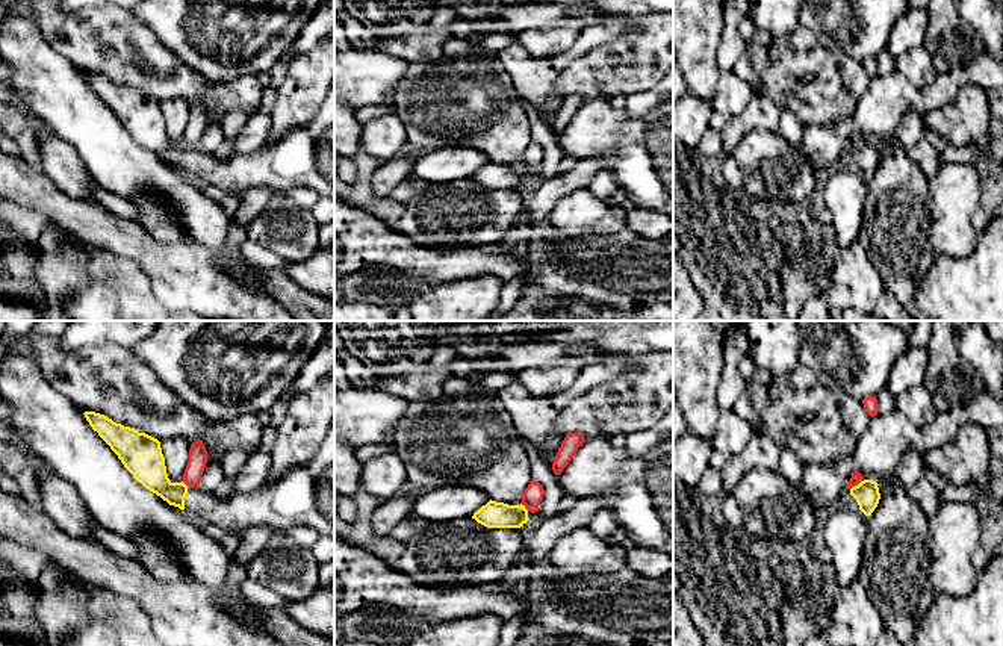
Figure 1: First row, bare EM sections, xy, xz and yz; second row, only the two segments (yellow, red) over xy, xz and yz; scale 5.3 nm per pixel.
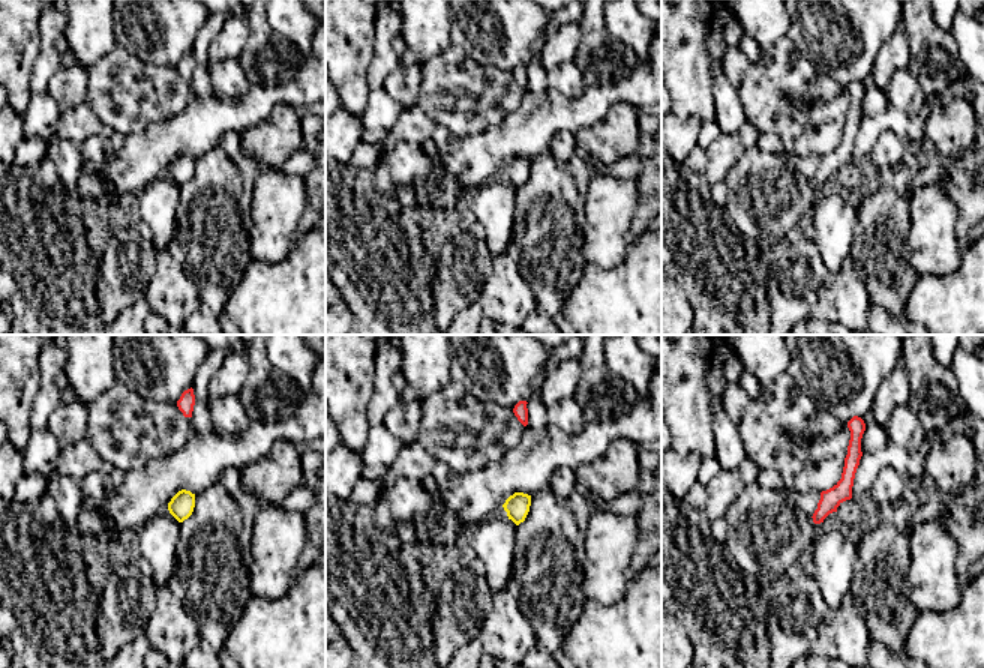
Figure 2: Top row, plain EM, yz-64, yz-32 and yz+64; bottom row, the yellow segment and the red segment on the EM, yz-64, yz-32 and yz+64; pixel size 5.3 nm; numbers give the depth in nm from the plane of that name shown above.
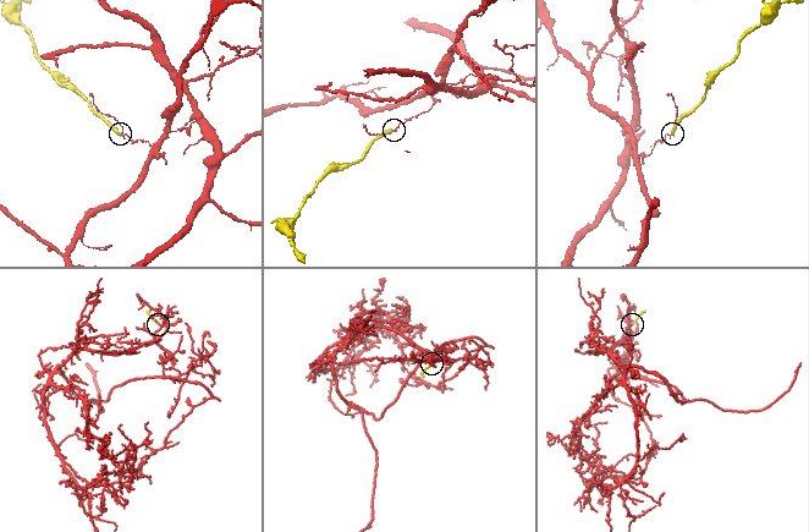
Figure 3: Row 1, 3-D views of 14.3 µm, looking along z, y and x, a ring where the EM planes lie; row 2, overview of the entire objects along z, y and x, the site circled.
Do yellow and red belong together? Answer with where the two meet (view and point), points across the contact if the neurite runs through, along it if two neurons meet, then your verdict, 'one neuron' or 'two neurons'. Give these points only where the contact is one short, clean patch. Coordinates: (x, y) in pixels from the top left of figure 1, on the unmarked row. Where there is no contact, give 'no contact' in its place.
contact yz (858, 145); border yz (864, 141), (850, 150); two neurons

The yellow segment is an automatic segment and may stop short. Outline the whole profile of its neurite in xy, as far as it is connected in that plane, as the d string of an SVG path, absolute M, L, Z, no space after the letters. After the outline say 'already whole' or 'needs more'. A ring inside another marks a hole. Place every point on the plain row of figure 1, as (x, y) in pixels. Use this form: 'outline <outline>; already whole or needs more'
outline M95 73L83 76L138 144L200 183L230 195L251 188L289 191L304 186L334 200L334 82L310 124L292 130L277 144L221 160L183 142L171 144L157 100Z; needs more

